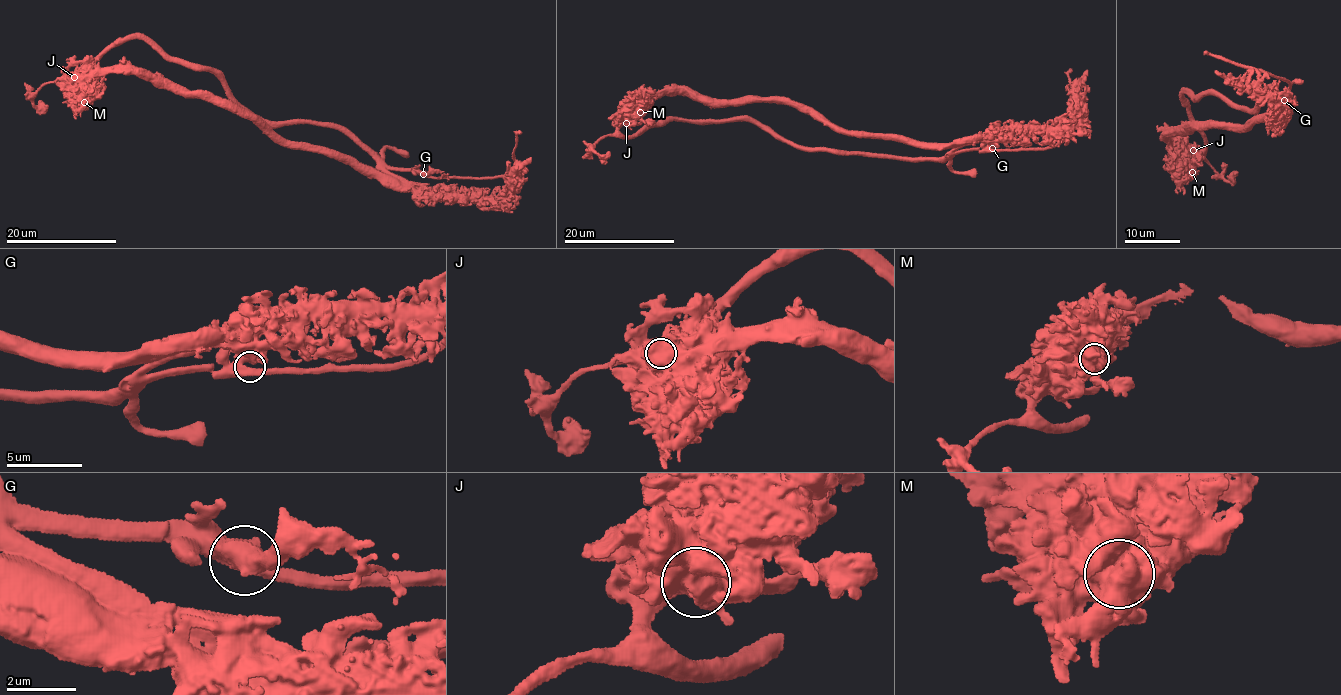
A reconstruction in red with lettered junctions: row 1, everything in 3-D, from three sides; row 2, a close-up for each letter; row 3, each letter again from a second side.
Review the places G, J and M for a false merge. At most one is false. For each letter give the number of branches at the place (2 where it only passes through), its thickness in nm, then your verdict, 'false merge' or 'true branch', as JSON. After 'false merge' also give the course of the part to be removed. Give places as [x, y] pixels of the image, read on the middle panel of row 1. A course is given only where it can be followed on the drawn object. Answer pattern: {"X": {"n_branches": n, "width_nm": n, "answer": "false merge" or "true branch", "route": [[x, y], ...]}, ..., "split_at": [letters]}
{"G": {"n_branches": 3, "width_nm": 400, "answer": "true branch"}, "J": {"n_branches": 3, "width_nm": 800, "answer": "false merge", "route": [[626, 122], [629, 137], [674, 118], [759, 122], [829, 152], [933, 160], [1038, 150], [1078, 122], [1072, 68]]}, "M": {"n_branches": 3, "width_nm": 750, "answer": "true branch"}, "split_at": ["J"]}

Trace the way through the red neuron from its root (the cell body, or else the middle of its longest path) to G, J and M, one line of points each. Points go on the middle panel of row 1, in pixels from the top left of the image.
G: (844, 128), (902, 136), (951, 146), (957, 150), (992, 148)
J: (844, 128), (830, 126), (809, 113), (773, 101), (716, 100), (686, 92), (660, 90), (626, 122)
M: (844, 128), (830, 126), (783, 103), (716, 100), (686, 92), (661, 90), (640, 112)

